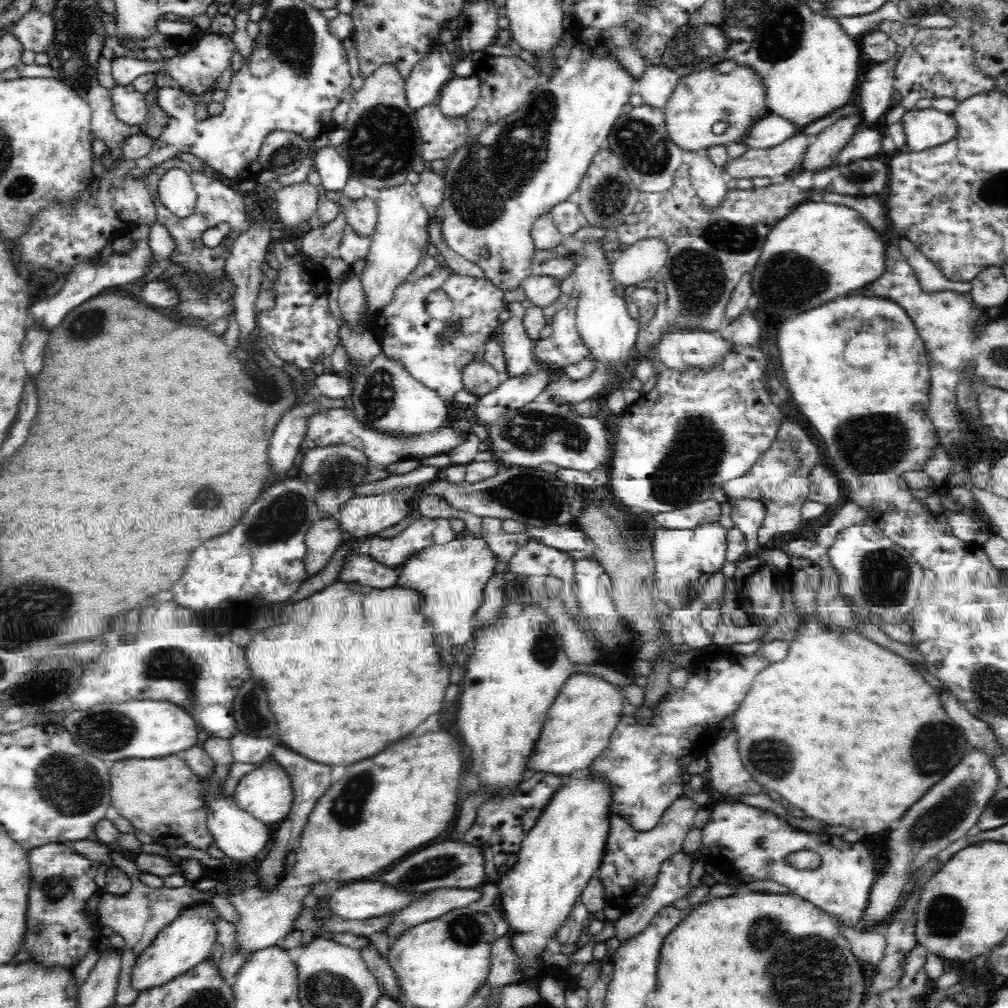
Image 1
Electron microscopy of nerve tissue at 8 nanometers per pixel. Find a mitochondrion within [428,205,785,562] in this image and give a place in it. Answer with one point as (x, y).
(699, 280)

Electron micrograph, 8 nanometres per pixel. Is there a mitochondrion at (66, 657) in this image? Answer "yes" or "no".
no

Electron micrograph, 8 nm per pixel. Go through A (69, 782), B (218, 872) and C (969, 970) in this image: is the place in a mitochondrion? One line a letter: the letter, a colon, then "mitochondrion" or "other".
A: mitochondrion
B: other
C: other

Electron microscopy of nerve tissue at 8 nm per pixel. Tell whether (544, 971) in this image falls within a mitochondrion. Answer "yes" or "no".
no

